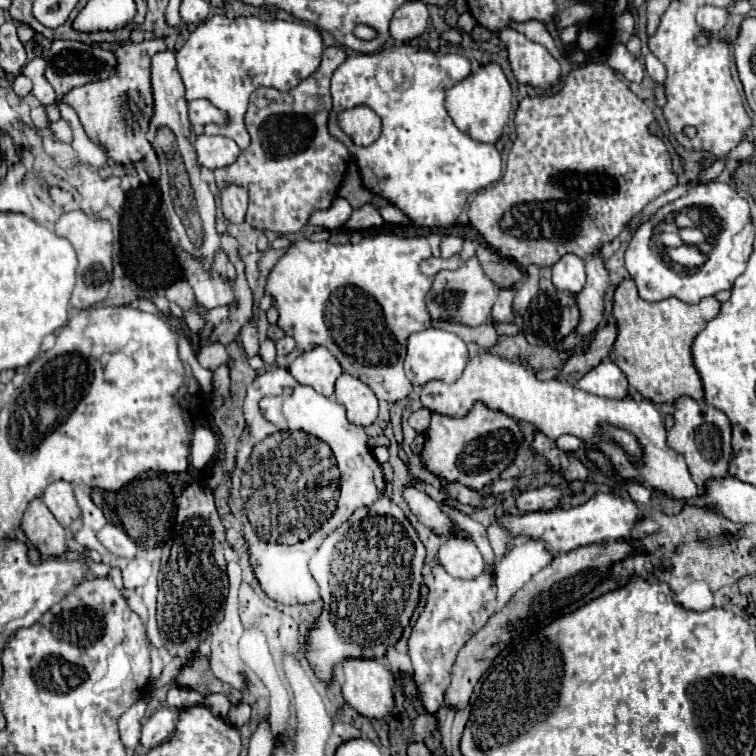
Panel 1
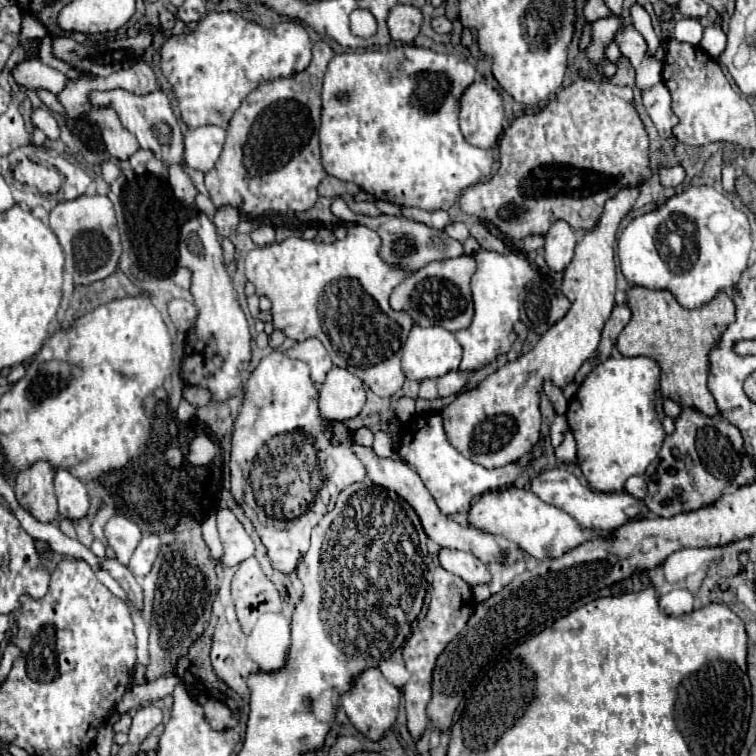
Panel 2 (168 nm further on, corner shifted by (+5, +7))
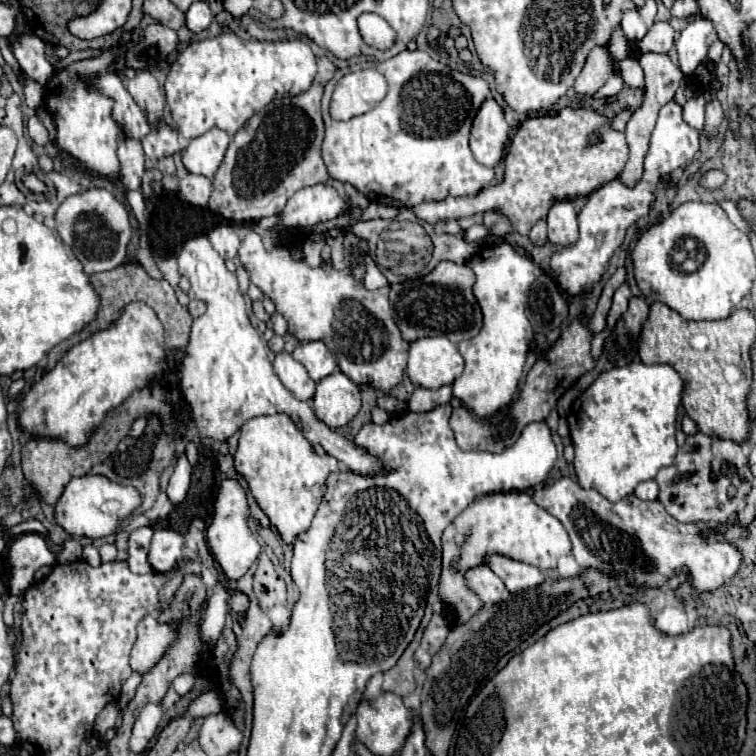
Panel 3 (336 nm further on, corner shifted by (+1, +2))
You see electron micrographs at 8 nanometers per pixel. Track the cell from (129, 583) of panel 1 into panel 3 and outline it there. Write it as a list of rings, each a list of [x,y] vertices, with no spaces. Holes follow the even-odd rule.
[[[156,530],[148,552],[148,562],[152,570],[156,574],[170,572],[182,558],[182,544],[184,544],[182,534],[174,530]]]

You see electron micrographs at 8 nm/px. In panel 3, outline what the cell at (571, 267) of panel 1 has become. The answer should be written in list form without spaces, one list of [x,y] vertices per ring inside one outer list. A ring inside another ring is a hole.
[[[556,202],[546,218],[548,222],[548,240],[556,248],[566,248],[578,240],[578,212],[572,202]]]

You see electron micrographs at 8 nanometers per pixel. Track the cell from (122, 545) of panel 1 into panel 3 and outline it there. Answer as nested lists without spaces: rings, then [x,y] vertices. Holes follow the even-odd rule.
[[[138,528],[128,536],[128,566],[132,572],[148,574],[150,564],[146,562],[146,554],[152,540],[152,528]]]

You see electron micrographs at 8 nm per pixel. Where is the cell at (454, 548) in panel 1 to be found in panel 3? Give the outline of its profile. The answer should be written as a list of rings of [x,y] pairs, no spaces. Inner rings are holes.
[[[474,566],[470,570],[466,570],[464,574],[464,580],[466,580],[466,586],[484,602],[500,602],[502,596],[504,596],[504,582],[486,566]]]

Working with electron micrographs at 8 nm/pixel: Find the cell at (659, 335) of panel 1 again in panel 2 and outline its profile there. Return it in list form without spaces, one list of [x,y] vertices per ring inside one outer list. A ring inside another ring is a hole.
[[[632,287],[628,293],[632,321],[618,337],[616,349],[624,357],[652,357],[660,363],[660,393],[680,407],[694,407],[706,417],[718,415],[718,405],[706,387],[710,373],[710,351],[718,345],[726,325],[734,323],[734,301],[726,293],[718,293],[706,307],[682,309],[668,291],[652,291],[646,287]]]

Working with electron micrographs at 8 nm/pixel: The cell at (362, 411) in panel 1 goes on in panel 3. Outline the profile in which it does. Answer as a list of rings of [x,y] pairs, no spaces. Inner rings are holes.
[[[336,370],[316,386],[314,410],[330,428],[346,426],[360,412],[360,388],[346,374]]]

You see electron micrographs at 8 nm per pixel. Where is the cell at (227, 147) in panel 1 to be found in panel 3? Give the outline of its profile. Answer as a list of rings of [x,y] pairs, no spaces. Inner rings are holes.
[[[212,128],[206,134],[190,140],[188,148],[182,152],[182,162],[188,172],[212,178],[224,158],[230,144],[230,136],[224,130]]]

